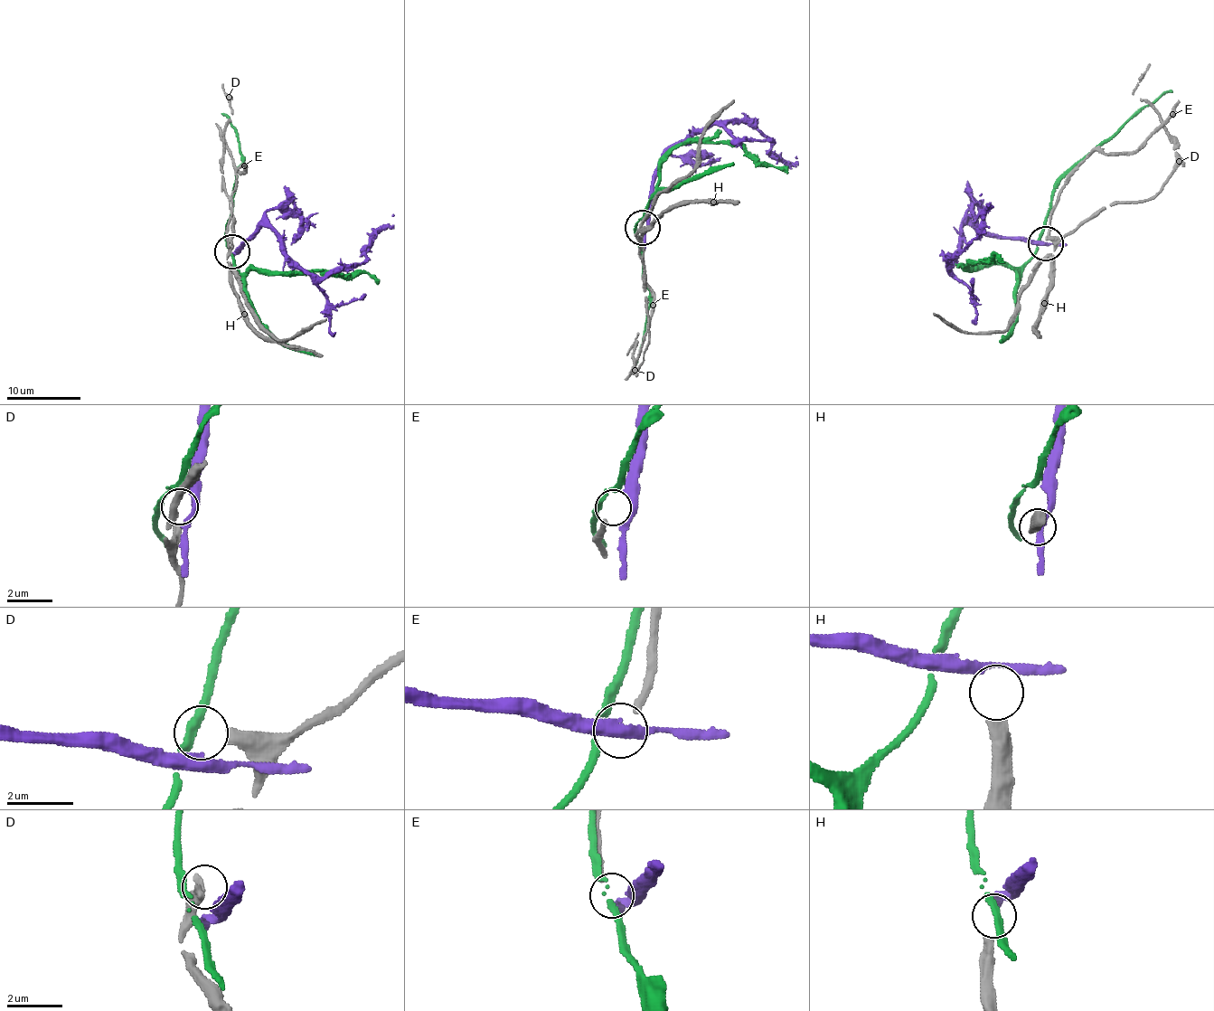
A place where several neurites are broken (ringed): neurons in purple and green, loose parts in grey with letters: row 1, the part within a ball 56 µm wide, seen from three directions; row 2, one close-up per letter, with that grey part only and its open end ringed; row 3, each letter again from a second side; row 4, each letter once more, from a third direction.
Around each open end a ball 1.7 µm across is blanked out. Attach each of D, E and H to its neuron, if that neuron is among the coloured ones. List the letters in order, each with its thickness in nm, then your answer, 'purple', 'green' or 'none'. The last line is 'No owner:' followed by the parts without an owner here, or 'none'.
D: calibre 400 nm; none
E: calibre 220 nm; none
H: calibre 400 nm; none
No owner: D, E, H

